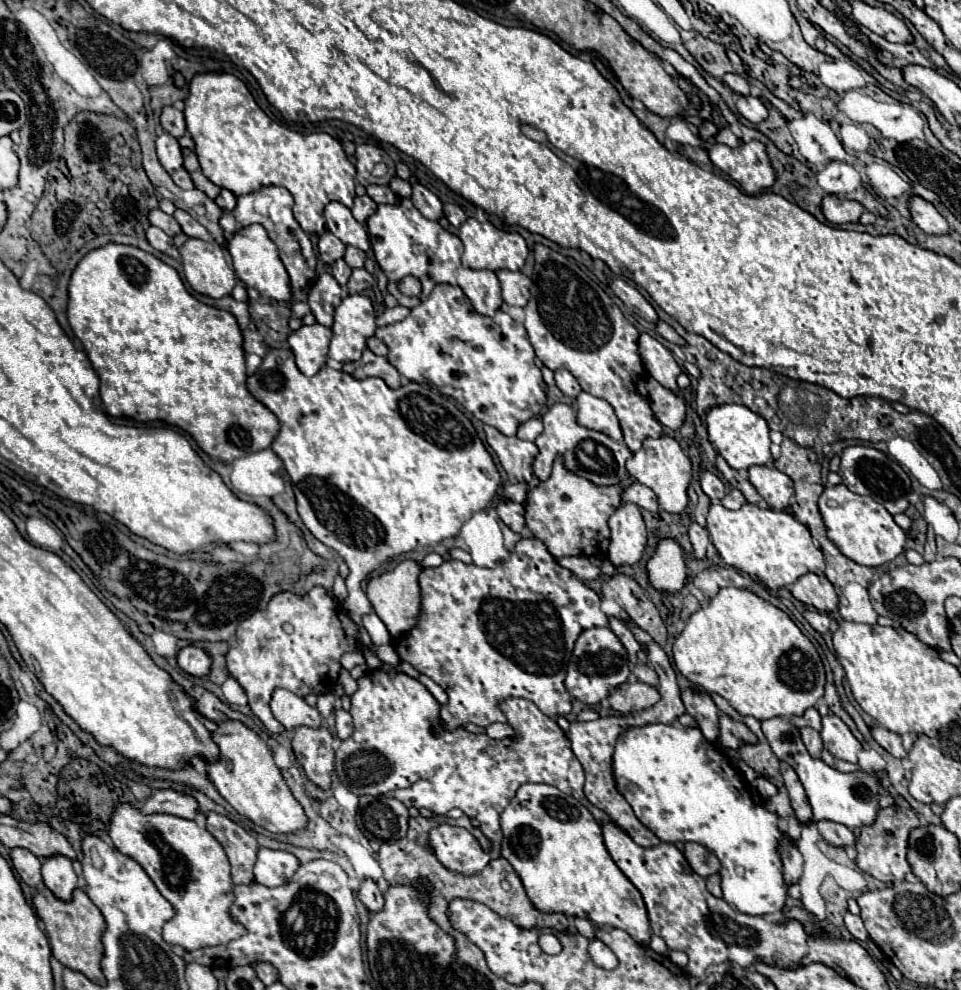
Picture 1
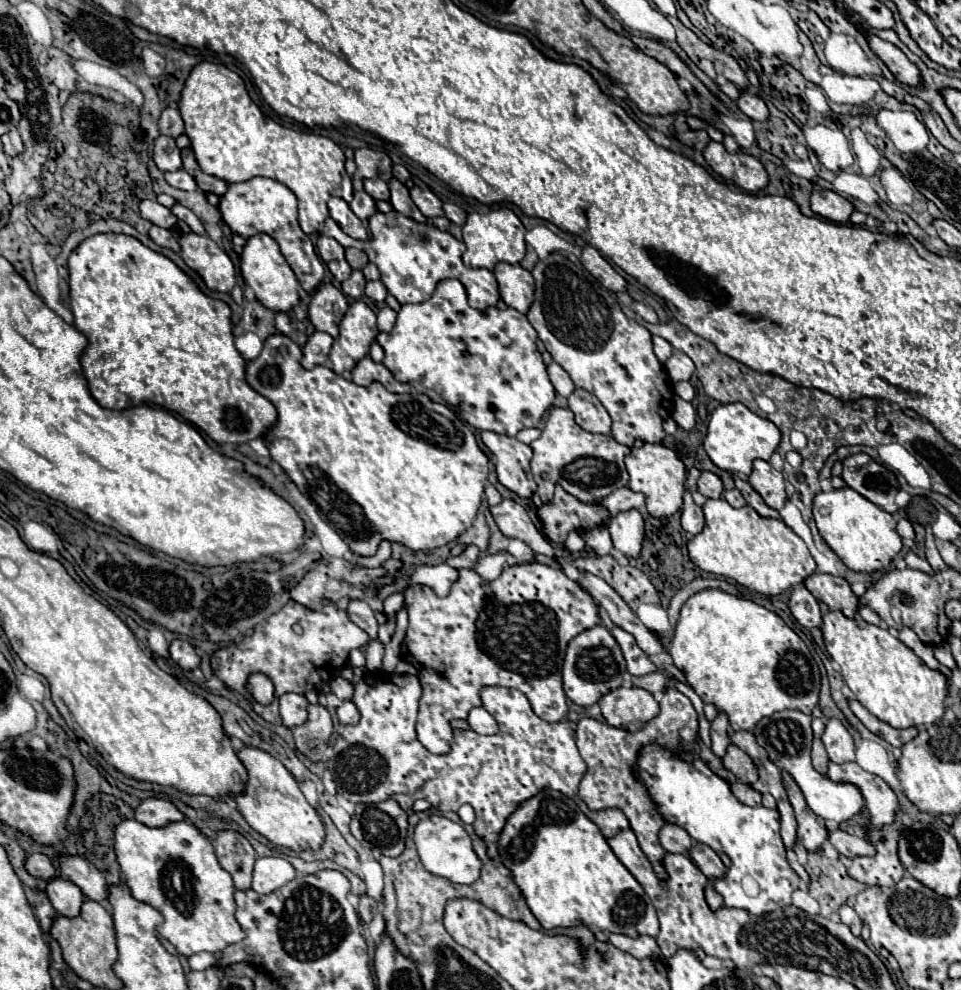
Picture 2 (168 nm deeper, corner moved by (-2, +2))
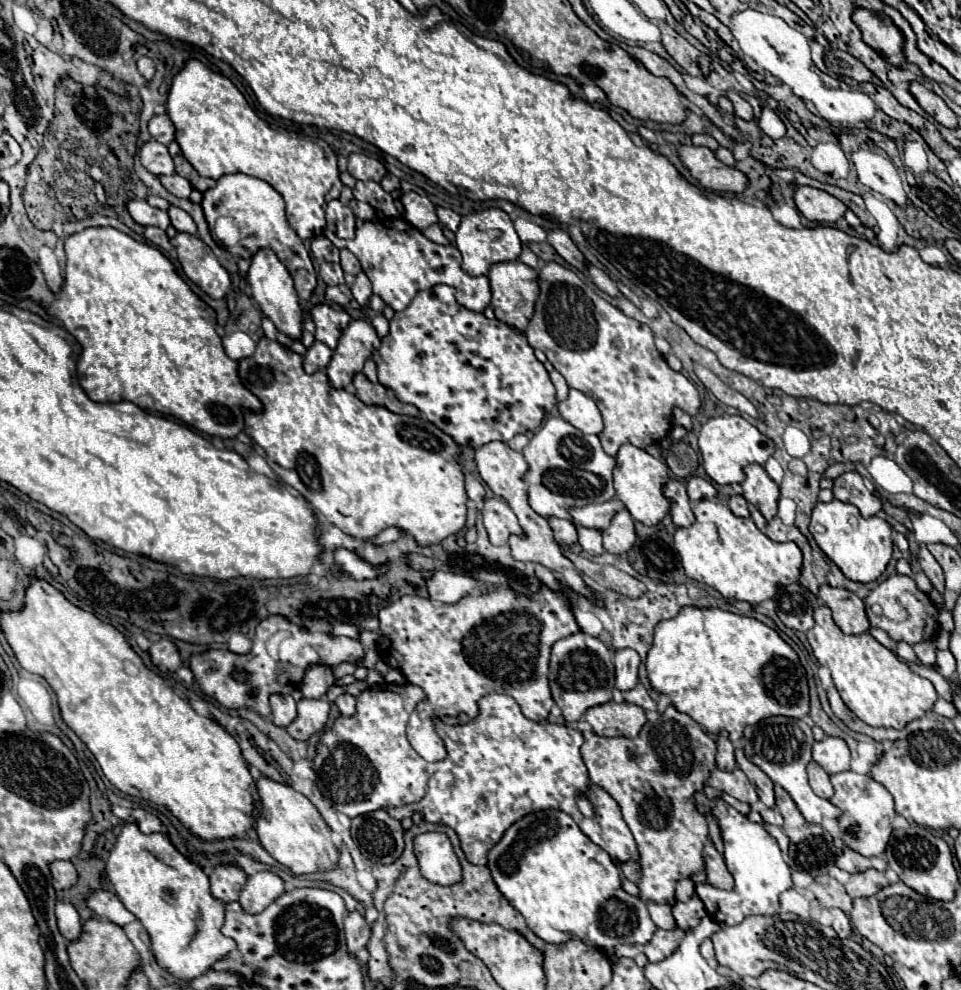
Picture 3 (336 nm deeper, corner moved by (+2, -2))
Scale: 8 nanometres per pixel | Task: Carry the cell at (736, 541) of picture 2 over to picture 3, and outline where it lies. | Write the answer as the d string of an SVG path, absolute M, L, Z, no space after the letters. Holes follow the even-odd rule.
M703 499L703 501L693 505L693 513L697 519L693 523L693 527L687 527L687 529L679 527L675 531L675 549L681 557L681 563L683 563L687 577L717 589L725 599L739 599L739 601L747 601L751 605L757 605L765 599L771 599L779 587L785 587L785 585L799 581L801 551L795 543L771 541L767 535L763 535L755 527L755 523L751 519L741 519L741 517L733 515L729 511L729 507L723 503Z

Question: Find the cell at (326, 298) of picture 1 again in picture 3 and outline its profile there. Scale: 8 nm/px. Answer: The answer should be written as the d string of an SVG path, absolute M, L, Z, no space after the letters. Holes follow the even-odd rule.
M317 305L311 311L311 317L317 325L315 339L325 343L329 349L337 347L337 341L343 333L343 329L349 325L351 317L343 309L335 309L331 305Z

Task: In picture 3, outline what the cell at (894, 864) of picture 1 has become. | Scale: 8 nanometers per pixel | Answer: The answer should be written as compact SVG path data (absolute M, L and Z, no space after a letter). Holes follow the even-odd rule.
M869 869L869 871L863 871L863 873L851 875L851 881L845 885L845 889L847 889L849 897L857 899L857 897L875 895L877 891L881 891L887 885L889 885L889 881L881 871Z

